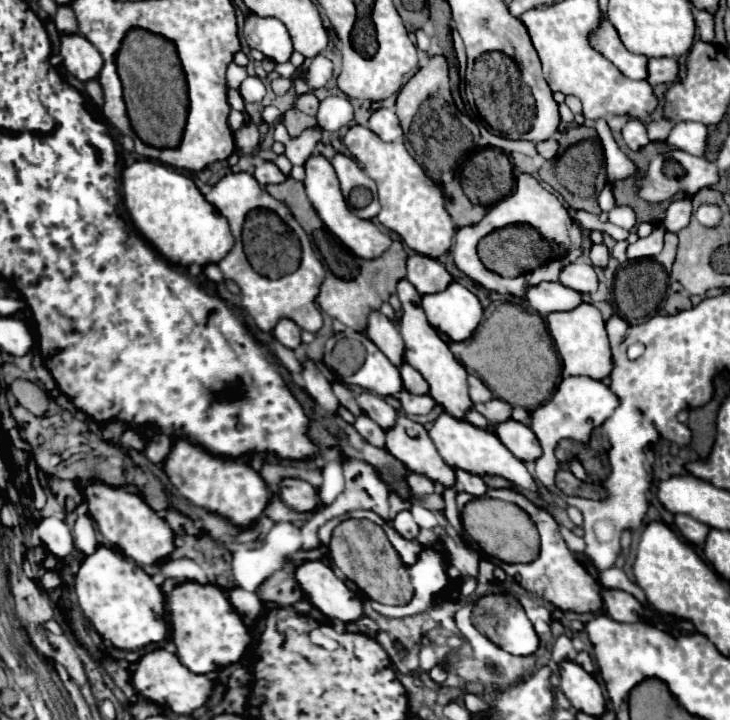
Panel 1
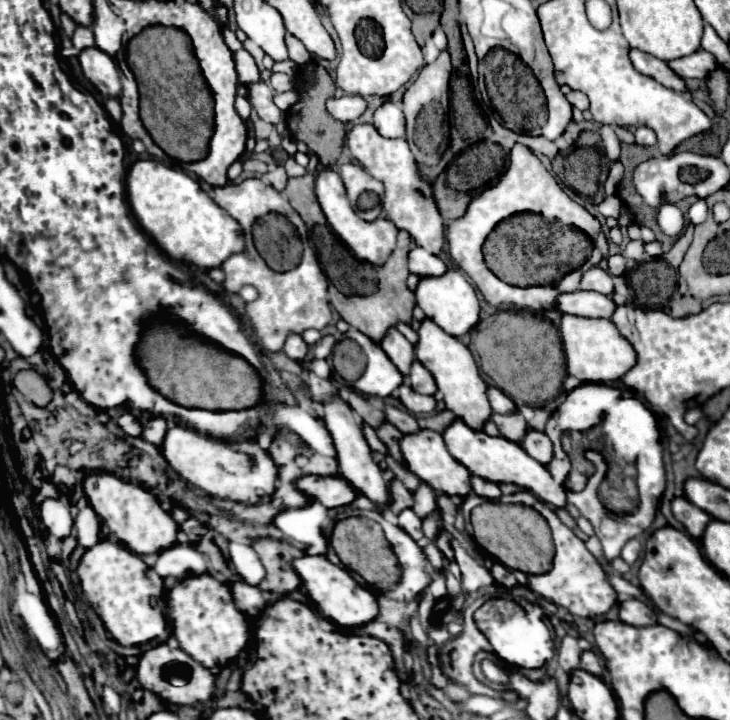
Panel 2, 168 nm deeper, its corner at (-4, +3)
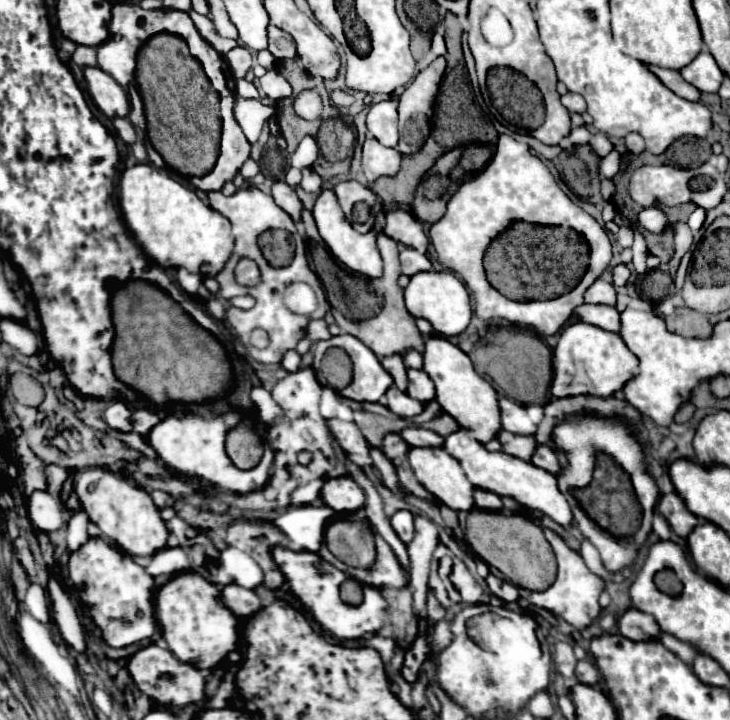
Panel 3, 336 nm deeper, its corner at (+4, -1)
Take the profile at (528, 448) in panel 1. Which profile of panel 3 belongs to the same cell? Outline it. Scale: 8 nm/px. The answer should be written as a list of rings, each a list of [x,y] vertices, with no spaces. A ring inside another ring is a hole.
[[[538,446],[536,448],[536,452],[532,456],[532,464],[538,466],[538,468],[542,468],[542,470],[546,470],[546,472],[550,472],[550,474],[560,474],[562,472],[554,450],[548,448],[548,446]]]

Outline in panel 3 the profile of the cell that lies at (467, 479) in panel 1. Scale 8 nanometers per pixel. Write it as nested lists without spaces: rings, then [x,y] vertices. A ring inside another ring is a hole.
[[[476,488],[474,490],[474,500],[476,500],[476,508],[480,508],[480,510],[492,510],[492,512],[502,510],[502,500],[494,492],[486,492],[486,490]]]

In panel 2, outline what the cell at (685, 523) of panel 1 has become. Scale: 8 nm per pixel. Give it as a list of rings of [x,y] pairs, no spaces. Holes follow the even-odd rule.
[[[674,498],[672,512],[674,512],[674,518],[688,530],[688,534],[692,538],[696,538],[696,540],[702,538],[708,522],[710,522],[710,516],[704,510],[690,504],[686,498]]]

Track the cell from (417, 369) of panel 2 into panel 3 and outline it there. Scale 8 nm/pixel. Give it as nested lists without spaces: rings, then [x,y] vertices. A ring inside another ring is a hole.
[[[408,370],[408,394],[416,400],[420,400],[422,404],[434,400],[436,392],[434,392],[434,382],[430,380],[430,376],[424,370]]]

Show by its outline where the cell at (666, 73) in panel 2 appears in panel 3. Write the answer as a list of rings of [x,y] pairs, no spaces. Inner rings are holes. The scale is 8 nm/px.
[[[648,66],[674,94],[678,94],[680,98],[684,98],[684,100],[694,100],[694,102],[698,102],[700,100],[700,90],[696,88],[696,86],[692,86],[692,84],[688,84],[682,76],[680,76],[680,72],[678,70],[666,70],[666,68],[658,68],[658,66]]]

